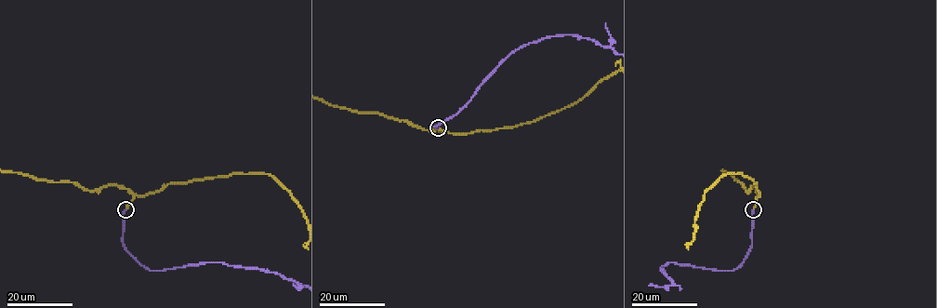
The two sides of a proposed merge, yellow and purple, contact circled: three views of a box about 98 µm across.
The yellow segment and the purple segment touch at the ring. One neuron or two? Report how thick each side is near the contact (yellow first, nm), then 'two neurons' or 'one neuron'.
240 nm thick on the yellow side, 200 nm on the other; one neuron

